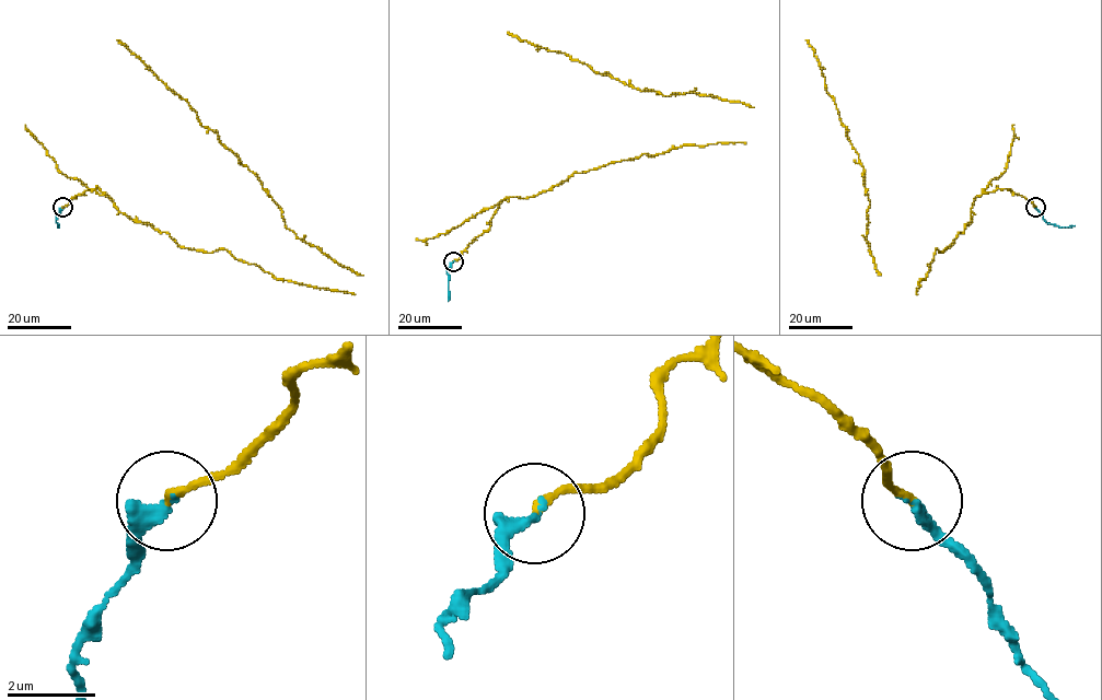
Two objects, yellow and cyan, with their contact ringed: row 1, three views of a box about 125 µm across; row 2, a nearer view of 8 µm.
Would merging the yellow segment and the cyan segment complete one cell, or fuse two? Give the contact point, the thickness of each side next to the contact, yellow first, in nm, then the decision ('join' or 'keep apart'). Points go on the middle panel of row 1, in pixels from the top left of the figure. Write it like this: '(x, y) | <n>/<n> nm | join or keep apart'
(453, 261) | 160/300 nm | join

